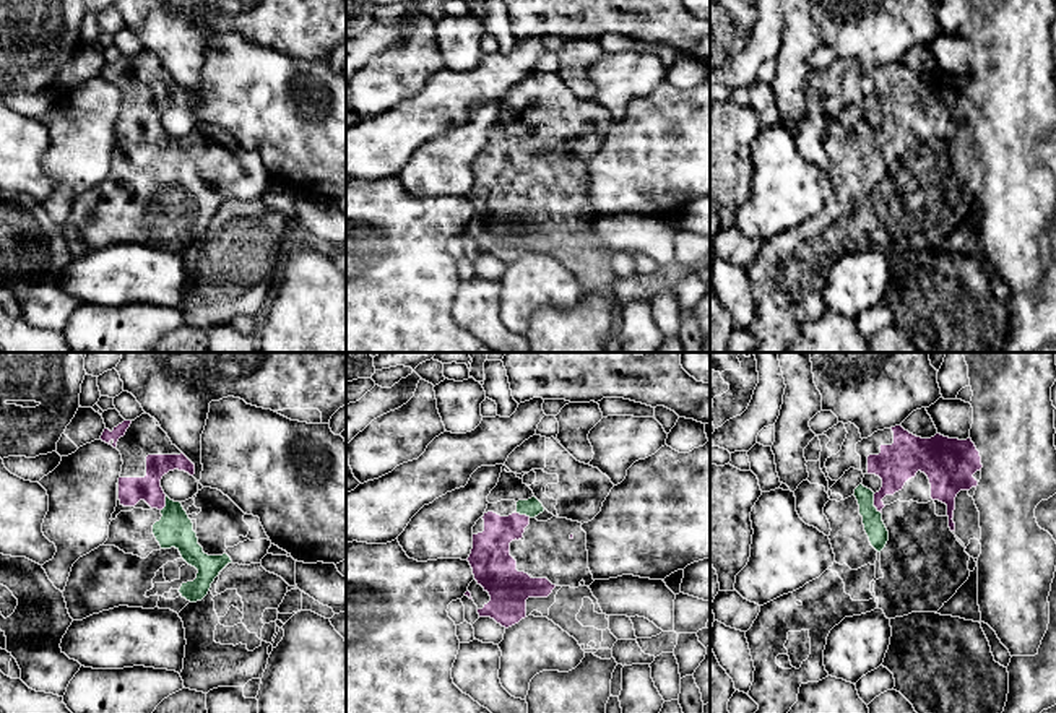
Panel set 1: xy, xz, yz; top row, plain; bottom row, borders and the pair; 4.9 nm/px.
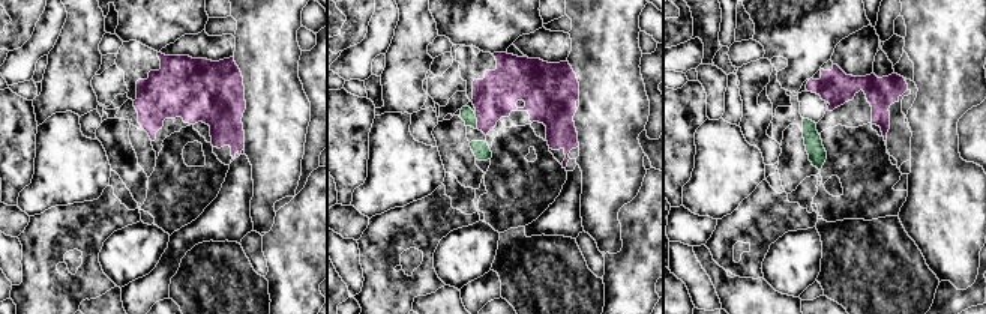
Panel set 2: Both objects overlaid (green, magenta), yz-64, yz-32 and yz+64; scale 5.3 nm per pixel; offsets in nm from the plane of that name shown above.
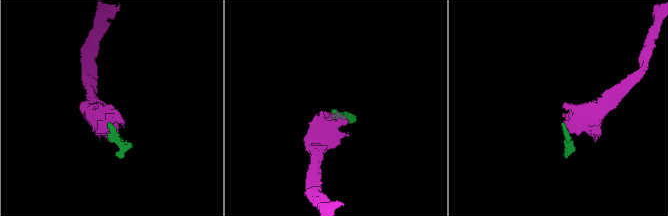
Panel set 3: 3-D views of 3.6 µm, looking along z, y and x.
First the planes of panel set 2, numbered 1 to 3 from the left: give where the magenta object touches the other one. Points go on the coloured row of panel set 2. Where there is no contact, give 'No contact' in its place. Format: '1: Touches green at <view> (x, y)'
1: No contact
2: Touches green at yz-32 (476, 122)
3: No contact

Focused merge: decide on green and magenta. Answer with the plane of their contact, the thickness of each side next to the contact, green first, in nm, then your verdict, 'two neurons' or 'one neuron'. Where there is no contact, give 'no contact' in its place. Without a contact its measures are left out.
contact in yz; calibres 100 and 200 nm; one neuron

